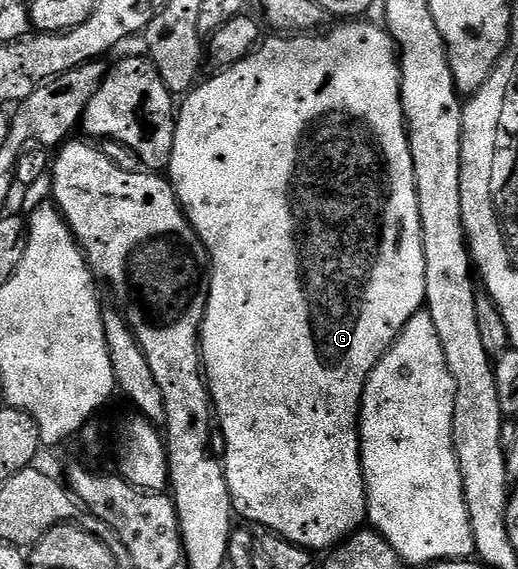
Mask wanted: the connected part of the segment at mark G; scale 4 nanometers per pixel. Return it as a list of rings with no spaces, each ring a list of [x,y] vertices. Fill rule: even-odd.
[[[347,21],[343,27],[335,27],[328,35],[315,35],[319,33],[295,33],[290,37],[275,37],[279,39],[262,40],[261,46],[252,51],[246,59],[233,66],[220,70],[220,75],[212,77],[208,83],[200,82],[182,100],[177,111],[177,124],[175,127],[175,145],[171,165],[169,168],[169,182],[179,196],[187,219],[194,225],[207,251],[211,254],[211,297],[207,303],[207,316],[204,319],[201,332],[201,354],[205,368],[207,389],[211,392],[211,402],[214,414],[217,416],[217,427],[223,430],[223,443],[227,446],[227,456],[222,456],[223,472],[227,478],[227,488],[231,494],[231,505],[236,516],[244,515],[251,523],[260,523],[263,529],[293,541],[297,545],[306,547],[312,552],[326,552],[336,545],[344,542],[364,526],[367,519],[367,486],[363,480],[363,459],[359,455],[359,413],[363,405],[363,392],[367,385],[367,378],[373,369],[383,360],[383,354],[394,345],[395,338],[402,333],[405,325],[417,314],[424,310],[427,302],[425,265],[425,245],[423,244],[423,229],[421,225],[421,209],[417,185],[415,184],[415,169],[413,153],[411,152],[411,138],[407,135],[407,117],[403,107],[403,73],[397,54],[395,42],[382,26],[374,27],[367,21]]]

